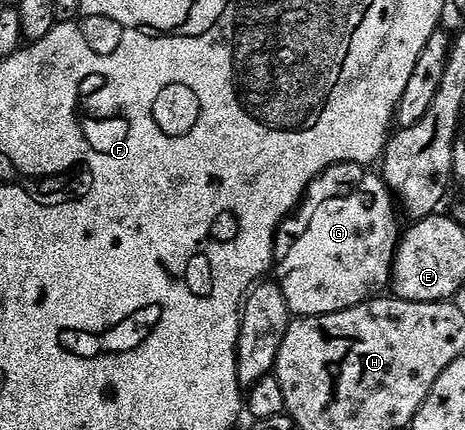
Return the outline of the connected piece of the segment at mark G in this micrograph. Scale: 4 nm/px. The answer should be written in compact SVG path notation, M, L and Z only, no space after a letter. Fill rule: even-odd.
M373 175L362 181L361 191L354 195L337 195L334 199L323 200L314 209L309 228L290 245L285 260L279 263L279 282L290 312L297 317L330 315L378 298L384 292L381 290L390 286L393 277L393 259L399 244L396 210L394 196L385 186L384 178L377 176L376 179Z

